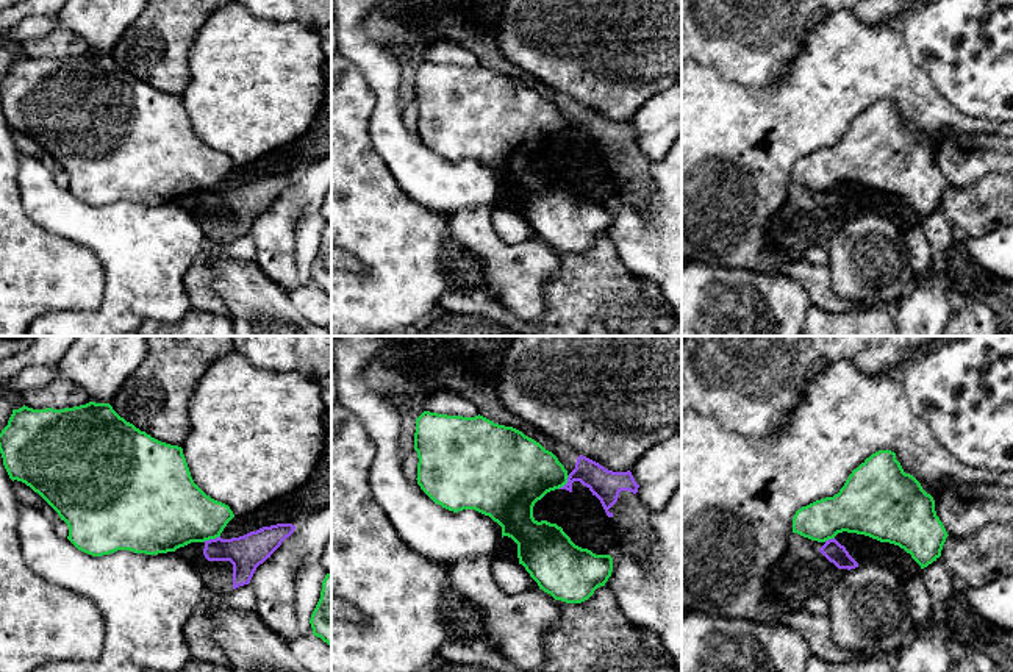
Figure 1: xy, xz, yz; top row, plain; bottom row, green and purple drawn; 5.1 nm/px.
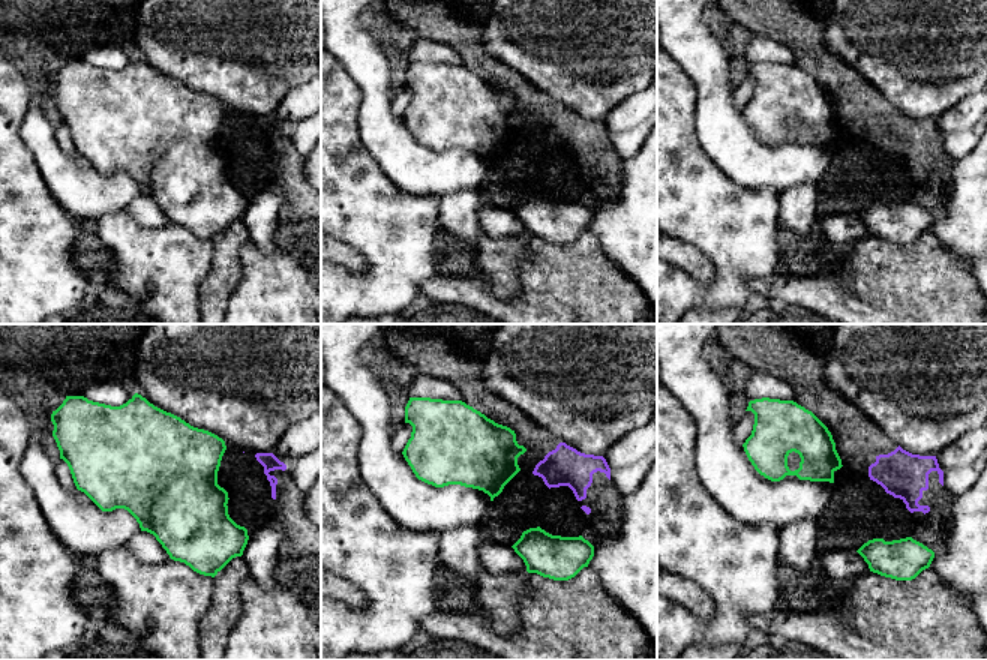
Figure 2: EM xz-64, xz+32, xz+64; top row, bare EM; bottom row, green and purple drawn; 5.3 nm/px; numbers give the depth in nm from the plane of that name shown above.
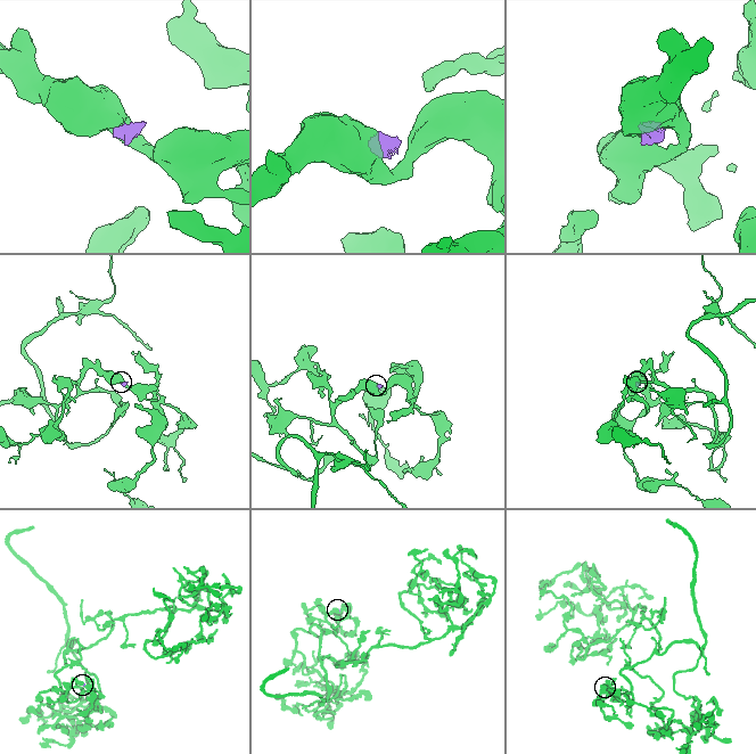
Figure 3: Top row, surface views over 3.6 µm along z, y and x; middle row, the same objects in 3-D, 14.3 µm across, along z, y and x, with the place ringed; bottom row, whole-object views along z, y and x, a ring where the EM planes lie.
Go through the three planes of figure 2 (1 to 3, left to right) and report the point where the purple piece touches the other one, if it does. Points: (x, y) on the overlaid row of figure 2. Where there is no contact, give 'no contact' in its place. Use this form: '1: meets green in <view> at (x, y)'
1: no contact
2: no contact
3: no contact

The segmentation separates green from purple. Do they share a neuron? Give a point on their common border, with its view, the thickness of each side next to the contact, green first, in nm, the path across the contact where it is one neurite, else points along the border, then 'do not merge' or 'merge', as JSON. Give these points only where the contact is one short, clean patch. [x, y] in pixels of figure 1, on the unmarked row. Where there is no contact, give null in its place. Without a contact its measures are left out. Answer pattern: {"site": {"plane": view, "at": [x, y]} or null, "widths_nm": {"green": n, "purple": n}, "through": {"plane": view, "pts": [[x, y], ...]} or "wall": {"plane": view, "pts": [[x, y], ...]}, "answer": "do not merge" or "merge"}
{"site": {"plane": "xy", "at": [211, 188]}, "widths_nm": {"green": 380, "purple": 180}, "wall": {"plane": "xy", "pts": [[219, 185], [204, 191]]}, "answer": "do not merge"}

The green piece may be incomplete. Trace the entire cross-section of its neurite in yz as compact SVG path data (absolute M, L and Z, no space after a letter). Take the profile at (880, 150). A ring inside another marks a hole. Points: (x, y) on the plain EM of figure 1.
M891 100L872 103L852 120L838 144L802 156L793 167L793 183L811 191L825 192L843 181L899 195L911 205L921 219L941 206L949 186L936 166L933 147L913 125L904 122Z

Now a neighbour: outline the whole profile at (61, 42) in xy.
M59 22L50 34L39 41L25 42L22 47L23 55L33 59L64 59L91 52L84 39L67 30Z

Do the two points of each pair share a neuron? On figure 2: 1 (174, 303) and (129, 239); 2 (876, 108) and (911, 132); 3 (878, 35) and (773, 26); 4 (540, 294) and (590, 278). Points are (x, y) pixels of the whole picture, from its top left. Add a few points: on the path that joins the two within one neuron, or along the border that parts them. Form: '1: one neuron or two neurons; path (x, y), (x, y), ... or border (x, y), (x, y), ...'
1: one neuron; path (167, 287), (165, 279), (141, 255)
2: one neuron; path (885, 117), (902, 132)
3: two neurons; border (825, 17), (824, 42), (834, 54), (843, 59)
4: one neuron; path (552, 294), (573, 294), (578, 290)

